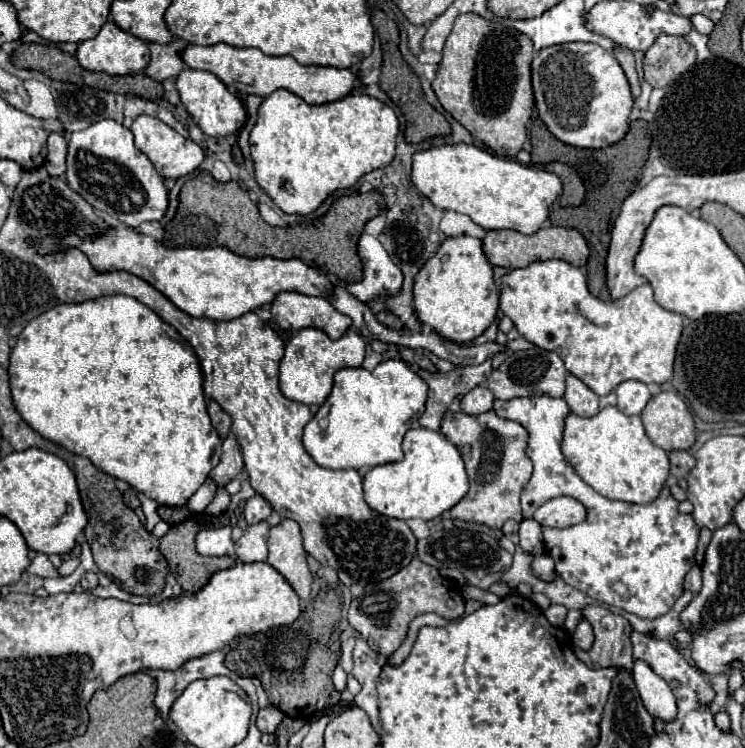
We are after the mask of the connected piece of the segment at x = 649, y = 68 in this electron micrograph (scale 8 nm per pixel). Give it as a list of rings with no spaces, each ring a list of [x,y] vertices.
[[[659,37],[645,53],[643,69],[651,87],[665,87],[695,63],[695,49],[683,37]]]

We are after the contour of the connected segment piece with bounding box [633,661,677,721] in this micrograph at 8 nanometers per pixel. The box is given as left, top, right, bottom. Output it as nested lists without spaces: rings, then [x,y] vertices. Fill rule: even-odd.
[[[635,661],[633,665],[633,679],[641,693],[641,699],[645,703],[645,709],[653,717],[661,717],[663,721],[671,721],[677,715],[675,697],[669,689],[669,685],[655,675],[645,661]]]

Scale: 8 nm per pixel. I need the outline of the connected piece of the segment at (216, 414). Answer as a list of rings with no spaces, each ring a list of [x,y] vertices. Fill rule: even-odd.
[[[209,401],[207,405],[209,409],[209,415],[211,415],[211,421],[213,421],[213,427],[219,431],[219,435],[225,439],[229,429],[231,429],[231,417],[221,409],[221,405],[217,401]]]

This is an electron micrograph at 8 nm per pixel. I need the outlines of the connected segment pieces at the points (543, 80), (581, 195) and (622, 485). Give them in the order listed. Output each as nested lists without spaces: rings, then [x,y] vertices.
[[[565,43],[541,49],[533,59],[535,107],[547,129],[563,143],[583,149],[603,149],[625,137],[633,95],[629,81],[613,57],[593,43]]]
[[[547,163],[545,169],[557,173],[565,185],[565,193],[561,197],[561,205],[563,207],[577,207],[585,201],[585,187],[583,187],[583,181],[579,179],[579,175],[575,173],[573,167],[565,165],[565,163]]]
[[[605,407],[589,419],[569,413],[561,449],[589,487],[603,497],[627,503],[653,503],[665,487],[671,469],[667,453],[647,437],[641,417],[627,417],[617,407]]]

